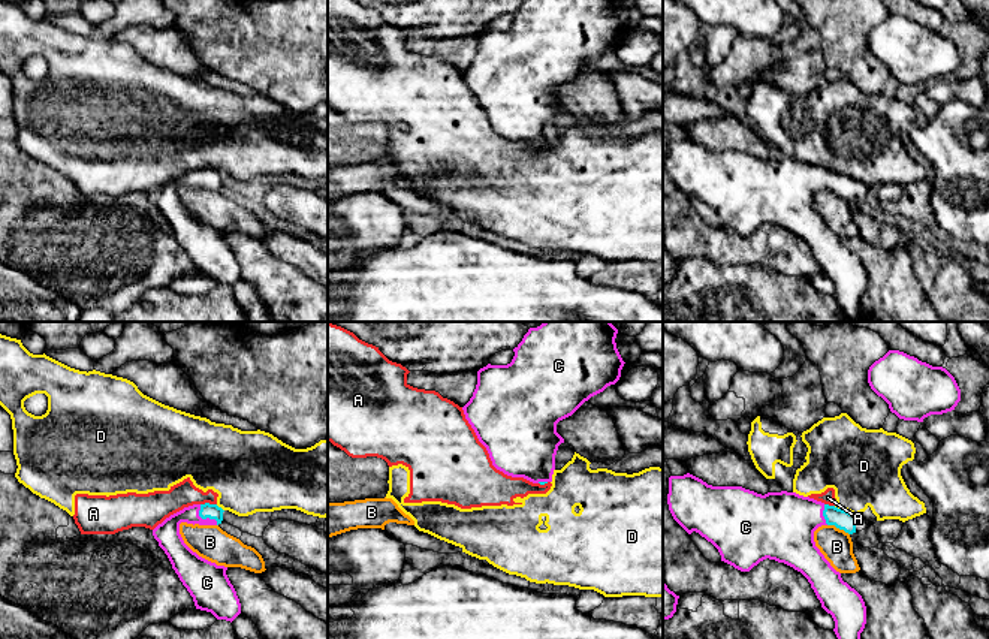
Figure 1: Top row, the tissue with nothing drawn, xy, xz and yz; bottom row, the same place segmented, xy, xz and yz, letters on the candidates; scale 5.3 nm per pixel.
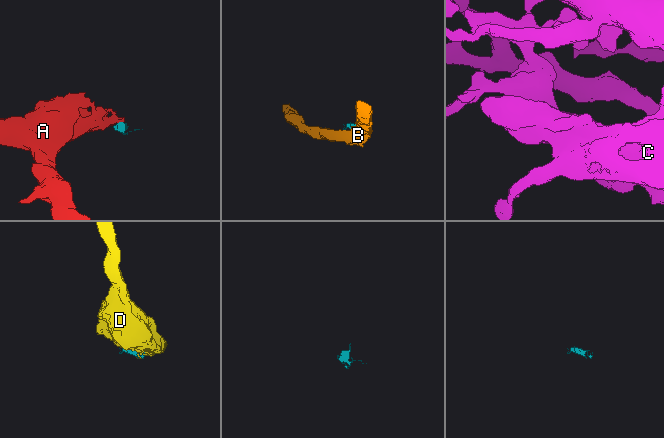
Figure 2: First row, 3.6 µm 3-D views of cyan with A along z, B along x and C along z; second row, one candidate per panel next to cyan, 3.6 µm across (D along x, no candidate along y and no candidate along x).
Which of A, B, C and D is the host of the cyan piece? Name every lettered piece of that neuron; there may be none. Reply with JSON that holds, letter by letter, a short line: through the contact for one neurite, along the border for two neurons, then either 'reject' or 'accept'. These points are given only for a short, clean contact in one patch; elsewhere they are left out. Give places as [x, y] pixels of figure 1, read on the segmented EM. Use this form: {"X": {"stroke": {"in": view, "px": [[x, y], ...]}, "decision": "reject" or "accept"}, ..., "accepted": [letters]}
{"A": {"stroke": {"in": "xy", "px": [[216, 503], [201, 505]]}, "decision": "reject"}, "B": {"stroke": {"in": "yz", "px": [[828, 524], [843, 529], [849, 534]]}, "decision": "reject"}, "C": {"stroke": {"in": "xy", "px": [[207, 511], [204, 518], [174, 524], [181, 557]]}, "decision": "accept"}, "D": {"stroke": {"in": "yz", "px": [[834, 506], [858, 515]]}, "decision": "reject"}, "accepted": ["C"]}

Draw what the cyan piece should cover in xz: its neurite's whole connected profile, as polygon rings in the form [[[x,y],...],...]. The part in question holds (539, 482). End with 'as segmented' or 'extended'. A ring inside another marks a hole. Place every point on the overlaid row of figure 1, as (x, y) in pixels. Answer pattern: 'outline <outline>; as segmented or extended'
outline [[[543,322],[540,326],[528,329],[513,349],[515,356],[510,364],[488,364],[477,371],[476,389],[462,410],[497,470],[533,483],[552,482],[555,455],[558,446],[564,443],[557,432],[557,424],[572,416],[585,401],[615,385],[621,377],[625,362],[616,349],[616,334],[618,329],[610,322]]]; extended

